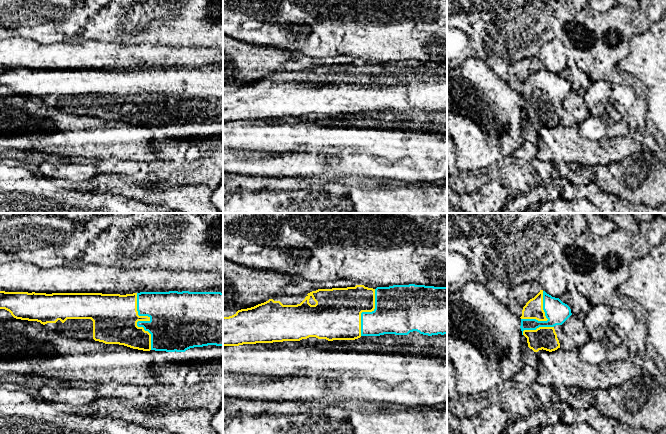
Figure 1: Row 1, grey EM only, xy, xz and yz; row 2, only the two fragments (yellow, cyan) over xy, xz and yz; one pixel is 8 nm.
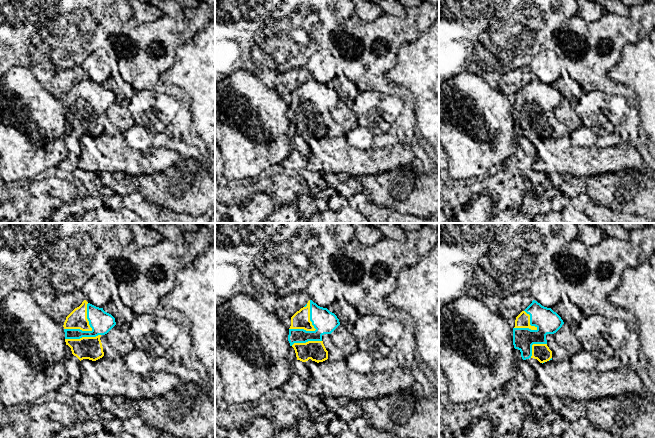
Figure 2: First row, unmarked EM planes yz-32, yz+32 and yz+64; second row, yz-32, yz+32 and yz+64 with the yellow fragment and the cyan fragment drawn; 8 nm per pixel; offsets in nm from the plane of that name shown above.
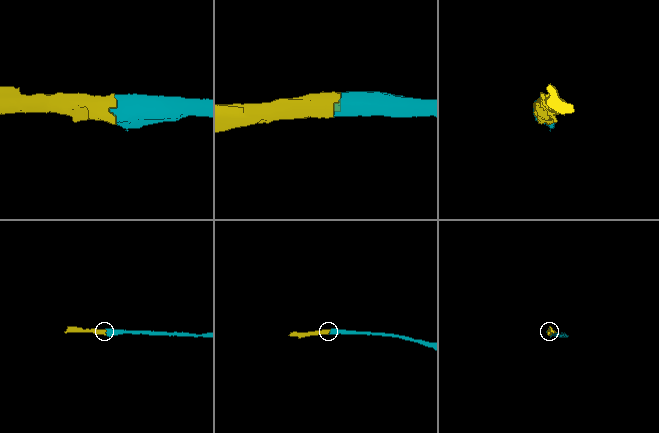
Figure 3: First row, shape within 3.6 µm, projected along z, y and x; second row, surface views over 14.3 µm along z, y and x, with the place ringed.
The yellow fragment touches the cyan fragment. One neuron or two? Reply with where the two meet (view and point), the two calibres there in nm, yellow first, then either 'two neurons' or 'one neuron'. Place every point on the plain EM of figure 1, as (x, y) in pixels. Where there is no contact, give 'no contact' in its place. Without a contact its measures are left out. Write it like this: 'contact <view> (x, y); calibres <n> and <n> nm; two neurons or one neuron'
contact xy (144, 96); calibres 360 and 420 nm; one neuron

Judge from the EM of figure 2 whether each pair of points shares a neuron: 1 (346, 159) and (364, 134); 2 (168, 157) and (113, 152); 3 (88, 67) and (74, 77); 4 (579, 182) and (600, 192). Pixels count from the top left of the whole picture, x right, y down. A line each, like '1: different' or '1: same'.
1: different
2: same
3: different
4: different

